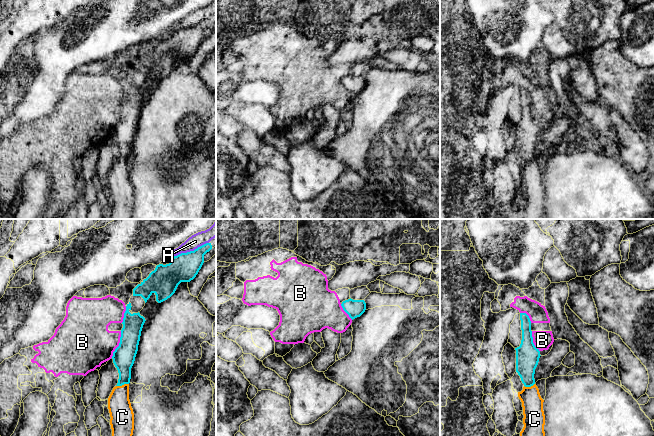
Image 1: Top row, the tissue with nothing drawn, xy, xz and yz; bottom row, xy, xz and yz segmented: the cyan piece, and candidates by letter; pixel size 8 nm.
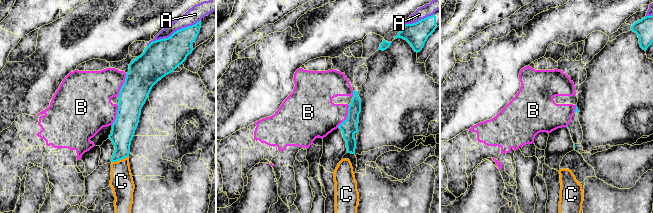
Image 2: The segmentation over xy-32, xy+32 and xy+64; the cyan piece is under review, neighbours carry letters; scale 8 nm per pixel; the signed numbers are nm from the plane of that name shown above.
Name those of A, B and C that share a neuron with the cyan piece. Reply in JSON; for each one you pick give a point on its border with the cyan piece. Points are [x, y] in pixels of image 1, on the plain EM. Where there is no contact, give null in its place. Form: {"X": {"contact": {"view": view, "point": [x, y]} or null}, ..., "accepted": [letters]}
{"C": {"contact": {"view": "xy", "point": [122, 160]}}, "accepted": ["C"]}

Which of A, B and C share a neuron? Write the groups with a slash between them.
A B / C

